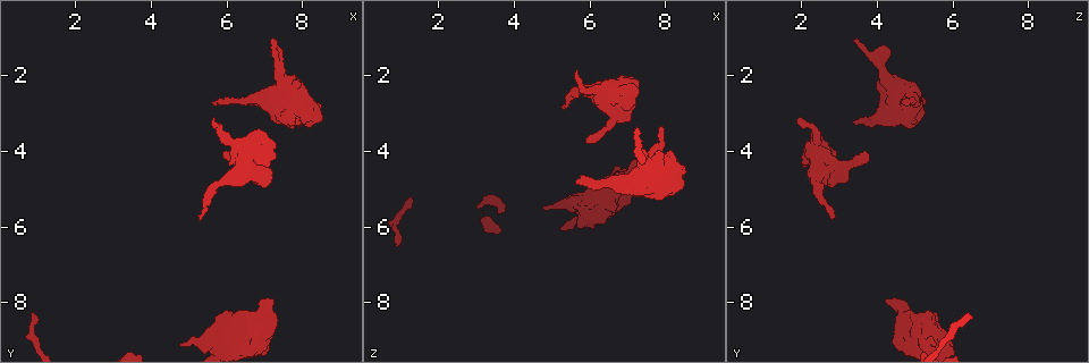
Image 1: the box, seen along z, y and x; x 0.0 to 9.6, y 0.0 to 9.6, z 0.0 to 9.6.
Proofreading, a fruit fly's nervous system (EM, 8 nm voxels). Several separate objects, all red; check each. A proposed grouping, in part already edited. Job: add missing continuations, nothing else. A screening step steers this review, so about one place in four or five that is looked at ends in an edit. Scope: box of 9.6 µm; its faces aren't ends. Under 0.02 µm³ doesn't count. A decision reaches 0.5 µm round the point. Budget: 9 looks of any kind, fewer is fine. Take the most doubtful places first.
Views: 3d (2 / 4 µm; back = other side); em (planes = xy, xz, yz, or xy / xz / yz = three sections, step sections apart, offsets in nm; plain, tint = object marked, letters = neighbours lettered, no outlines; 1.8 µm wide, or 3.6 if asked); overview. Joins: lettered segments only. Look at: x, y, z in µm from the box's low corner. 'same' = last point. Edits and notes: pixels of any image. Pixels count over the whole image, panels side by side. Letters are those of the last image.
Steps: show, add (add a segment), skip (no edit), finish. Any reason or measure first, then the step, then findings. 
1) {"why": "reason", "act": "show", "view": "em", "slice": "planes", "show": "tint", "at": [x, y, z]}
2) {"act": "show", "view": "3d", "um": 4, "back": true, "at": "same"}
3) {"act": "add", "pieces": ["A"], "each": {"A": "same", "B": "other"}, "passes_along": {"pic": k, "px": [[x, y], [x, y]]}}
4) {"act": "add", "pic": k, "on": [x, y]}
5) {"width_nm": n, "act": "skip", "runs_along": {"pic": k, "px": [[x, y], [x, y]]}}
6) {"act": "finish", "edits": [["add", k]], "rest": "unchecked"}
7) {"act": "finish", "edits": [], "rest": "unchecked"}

{"why": "an open end", "act": "show", "view": "em", "slice": "xy", "step": 4, "show": "tint", "at": [5.75, 3.15, 1.95]}

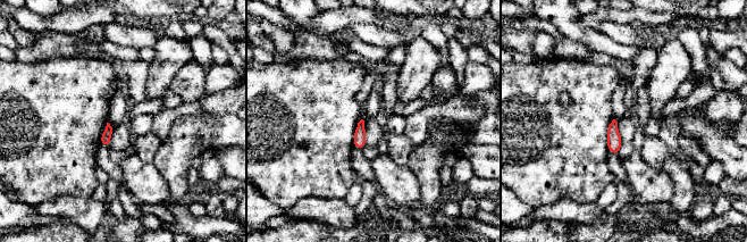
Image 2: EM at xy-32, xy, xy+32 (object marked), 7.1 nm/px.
{"why": "cut it another way", "act": "show", "view": "em", "slice": "planes", "show": "letters", "at": "same"}

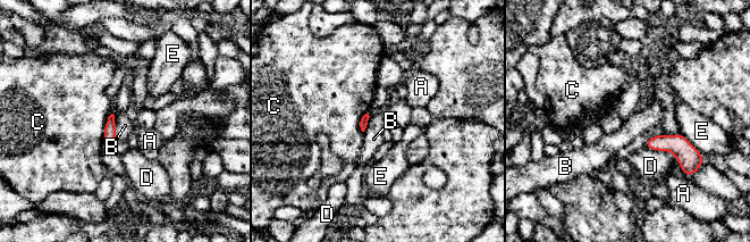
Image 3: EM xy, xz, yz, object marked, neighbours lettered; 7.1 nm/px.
{"act": "skip", "each": {"A": "other", "B": "other", "C": "other", "D": "other", "E": "other"}, "found": "none of them fits"}

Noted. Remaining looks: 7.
{"why": "branch stops here", "act": "show", "view": "3d", "um": 2, "back": true, "at": [5.70, 2.70, 4.75]}

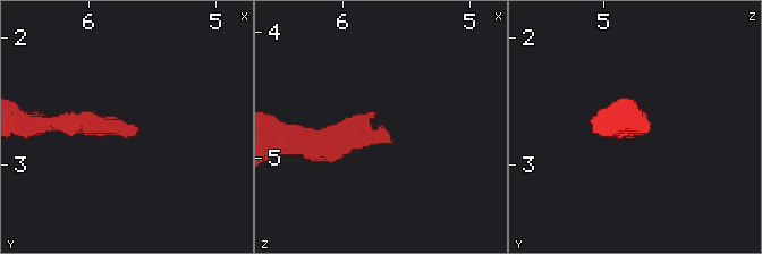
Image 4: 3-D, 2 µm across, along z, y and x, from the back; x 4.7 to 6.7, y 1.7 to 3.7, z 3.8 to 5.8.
{"why": "need the tissue", "act": "show", "view": "em", "slice": "planes", "show": "letters", "at": [5.64, 2.74, 4.76]}

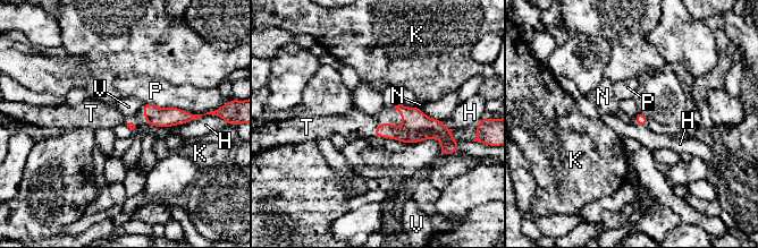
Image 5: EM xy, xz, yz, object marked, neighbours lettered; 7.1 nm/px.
{"act": "add", "pieces": ["T"], "each": {"H": "other", "K": "other", "N": "other", "P": "other", "T": "same", "V": "other"}, "passes_along": {"pic": 5, "px": [[415, 124], [380, 124], [354, 124]]}, "found": "the neuron continues"}

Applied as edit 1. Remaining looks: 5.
{"act": "show", "view": "overview"}

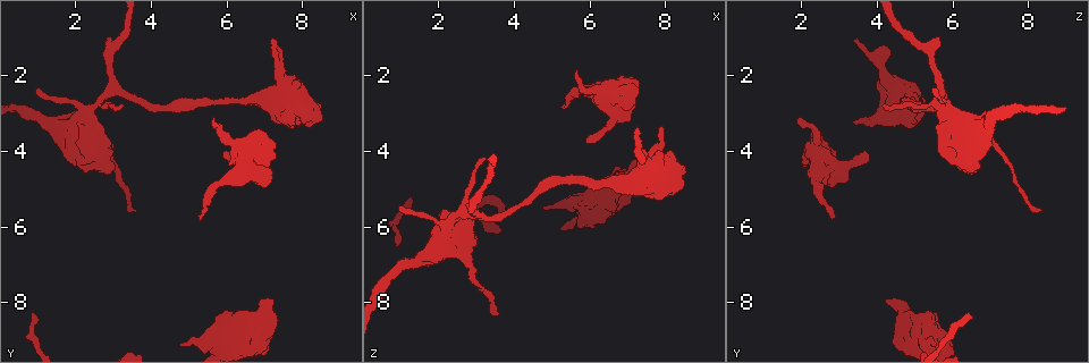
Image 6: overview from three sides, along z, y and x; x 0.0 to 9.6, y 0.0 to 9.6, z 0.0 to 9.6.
{"why": "free end", "act": "show", "view": "3d", "um": 2, "at": [5.85, 4.15, 3.70]}

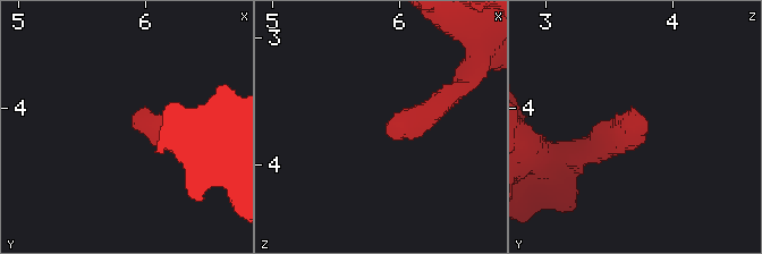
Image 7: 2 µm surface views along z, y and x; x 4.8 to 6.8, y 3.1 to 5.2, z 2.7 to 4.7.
{"act": "show", "view": "em", "slice": "planes", "show": "letters", "at": [5.90, 4.08, 3.74]}

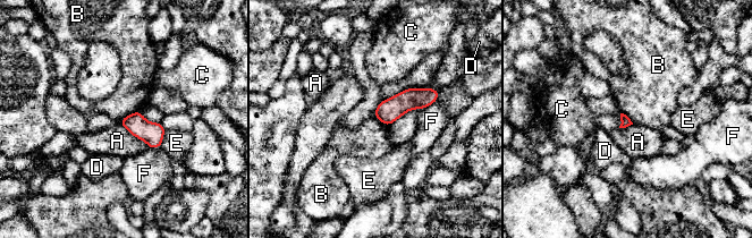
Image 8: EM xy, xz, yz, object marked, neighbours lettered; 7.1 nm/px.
{"longest_contact_nm": ["A", 280], "act": "skip", "each": {"A": "other", "B": "other", "C": "other", "D": "other", "E": "other", "F": "other"}, "runs_along": {"pic": 8, "px": [[436, 92], [377, 113]]}, "found": "no lettered segment goes on from it"}

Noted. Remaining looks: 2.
{"why": "free end", "act": "show", "view": "em", "slice": "planes", "show": "tint", "at": [7.20, 7.90, 4.20]}

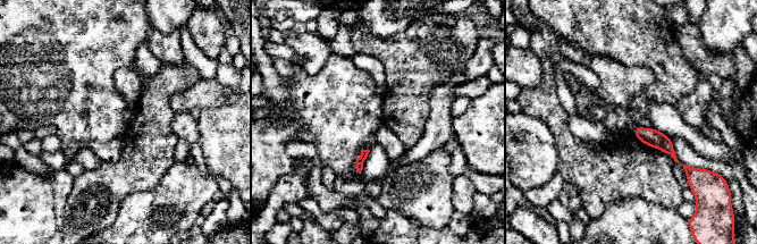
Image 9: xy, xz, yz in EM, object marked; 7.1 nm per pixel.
{"act": "show", "view": "em", "slice": "planes", "show": "letters", "at": "same"}

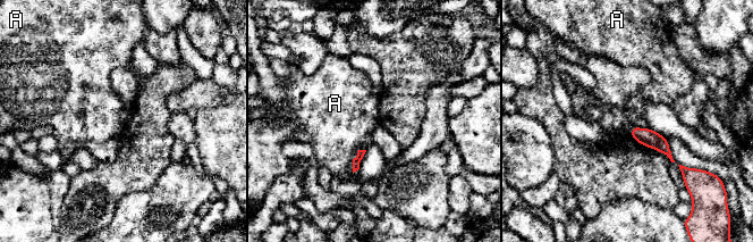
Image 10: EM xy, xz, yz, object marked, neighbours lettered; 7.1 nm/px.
{"act": "skip", "each": {"A": "other"}, "border": {"pic": 10, "px": [[365, 149], [353, 159], [353, 173]]}, "found": "none of them fits"}

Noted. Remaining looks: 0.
{"act": "finish", "edits": [["add", 5]], "rest": "unchecked"}

